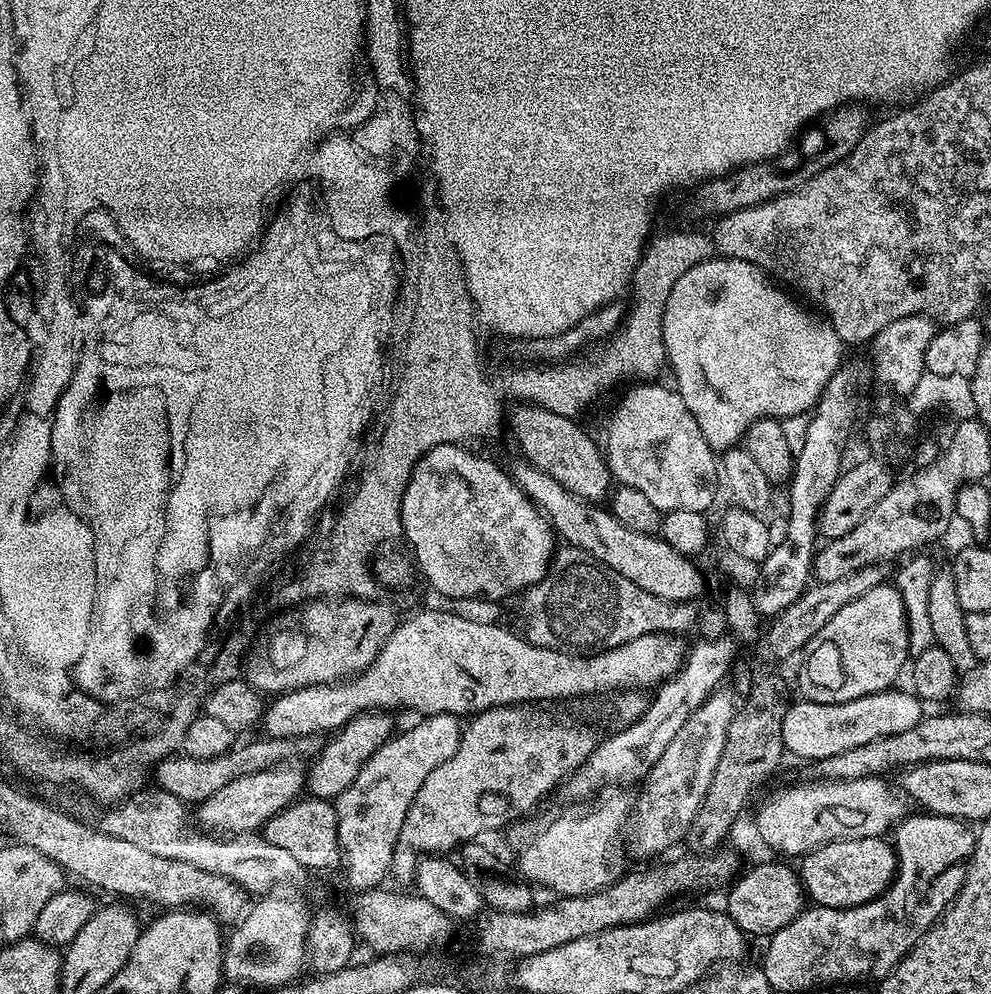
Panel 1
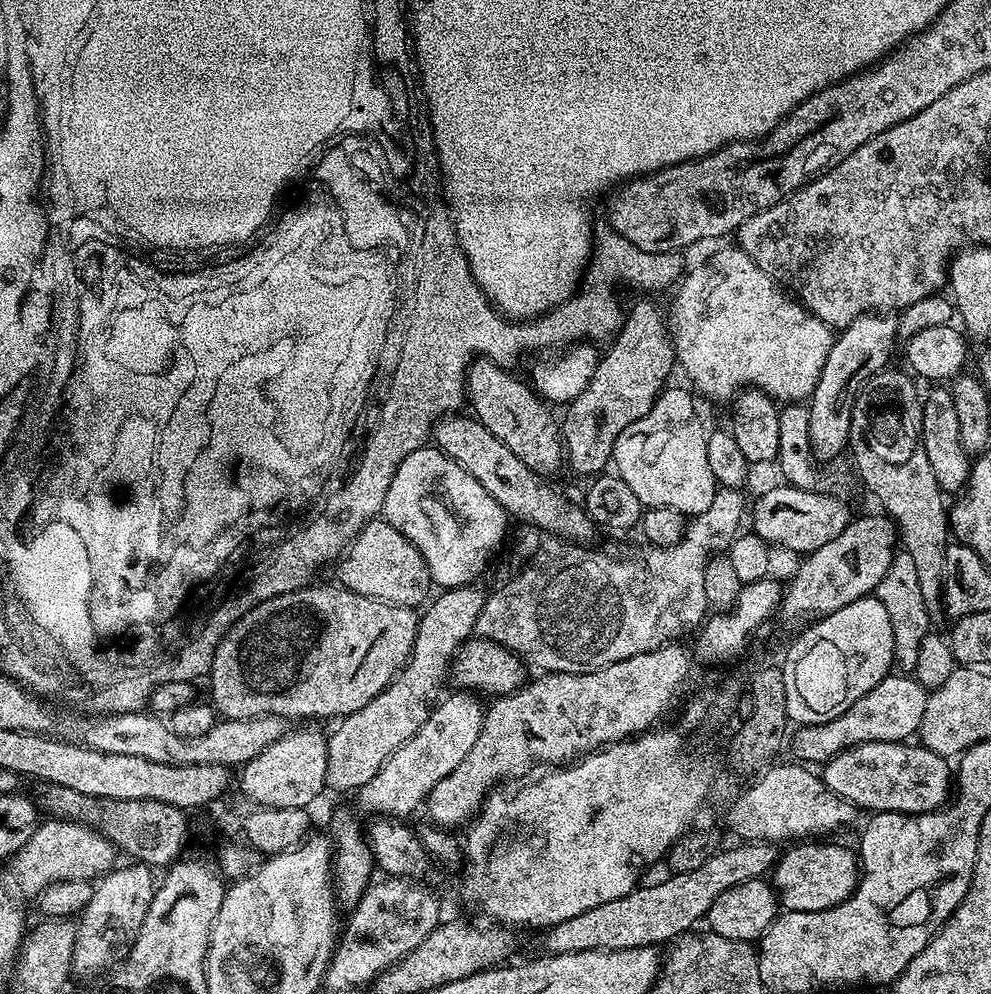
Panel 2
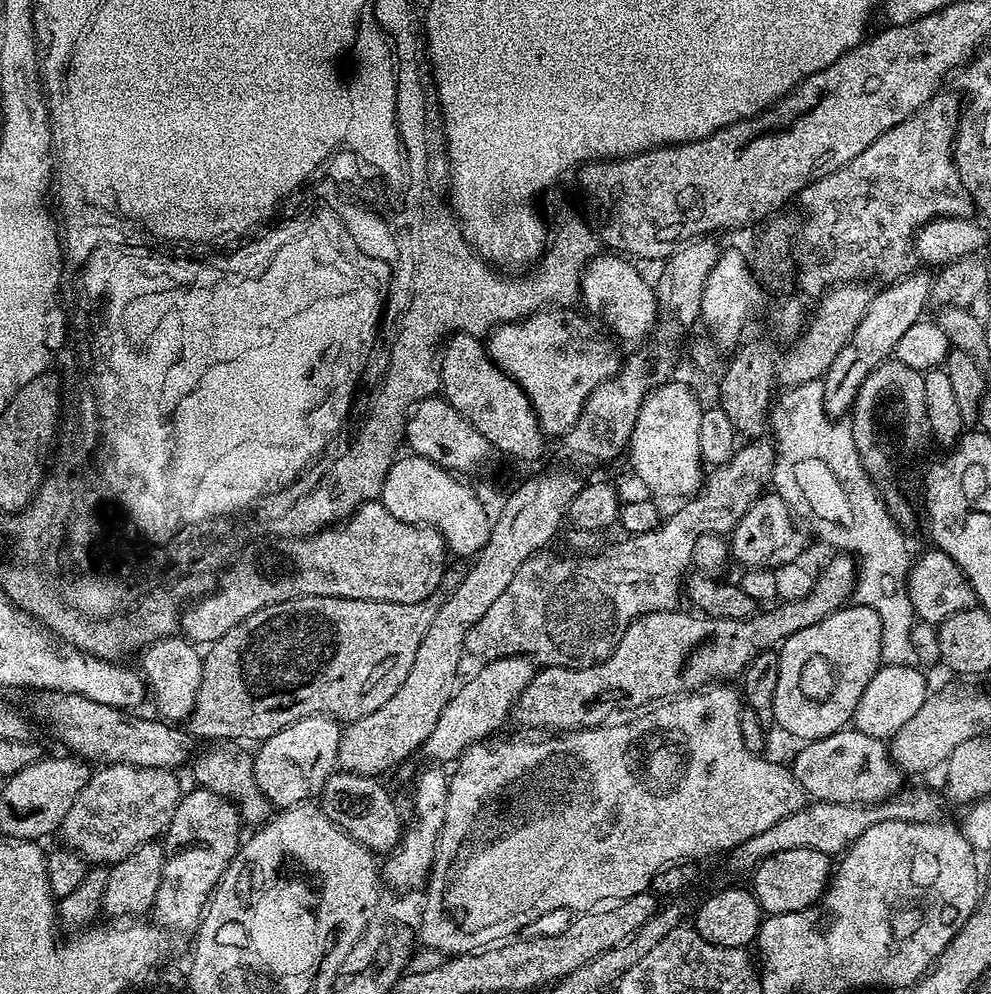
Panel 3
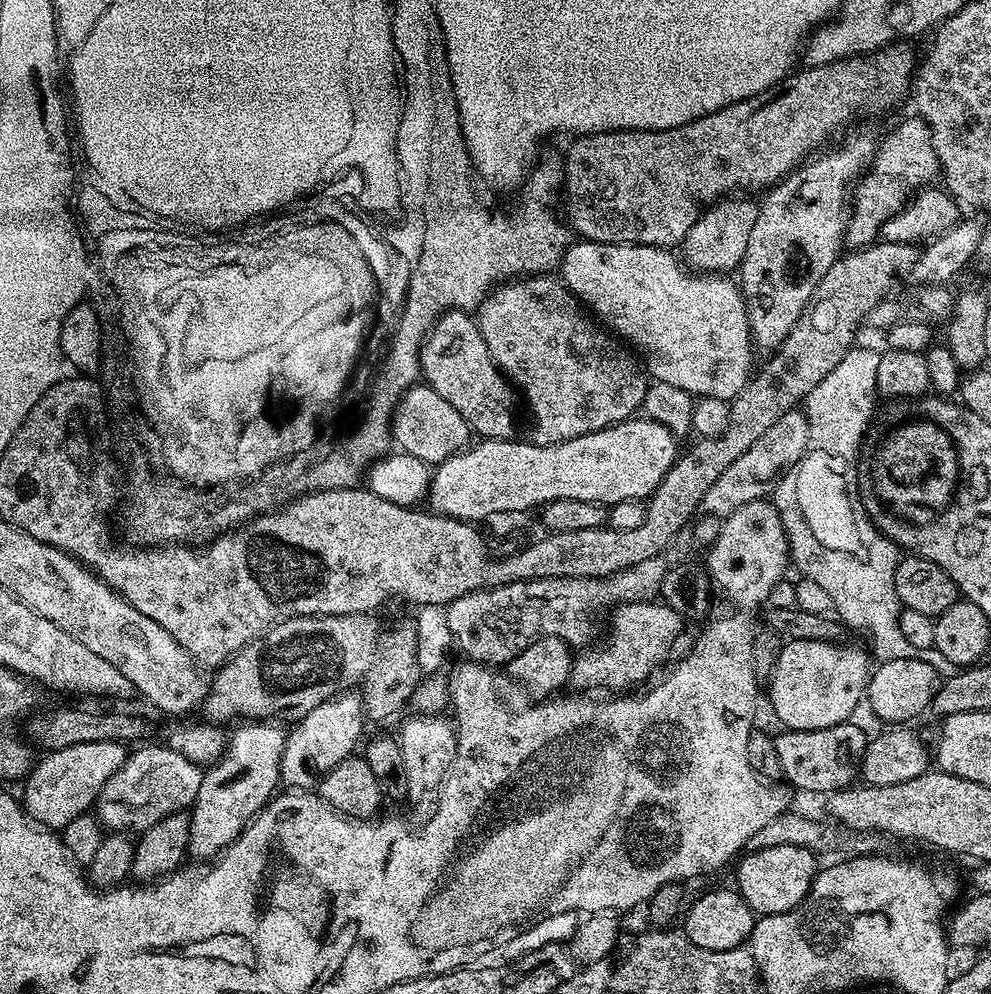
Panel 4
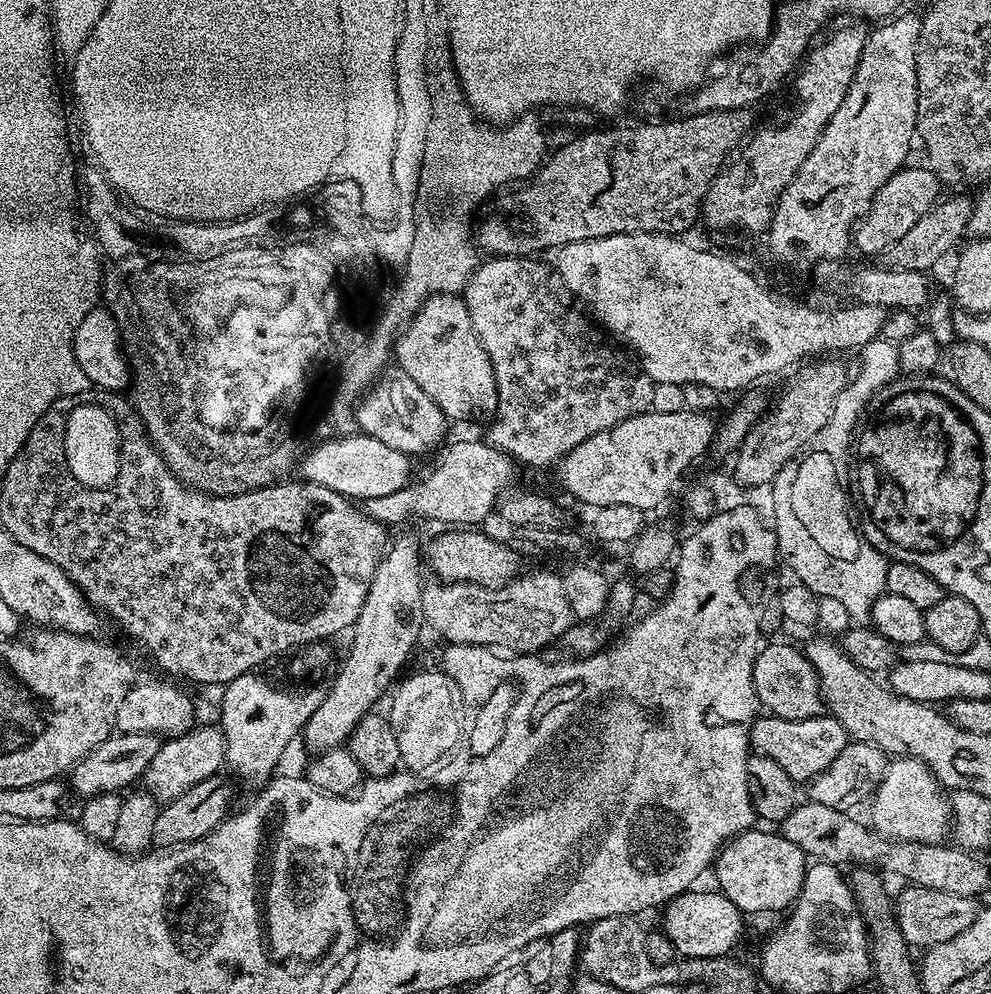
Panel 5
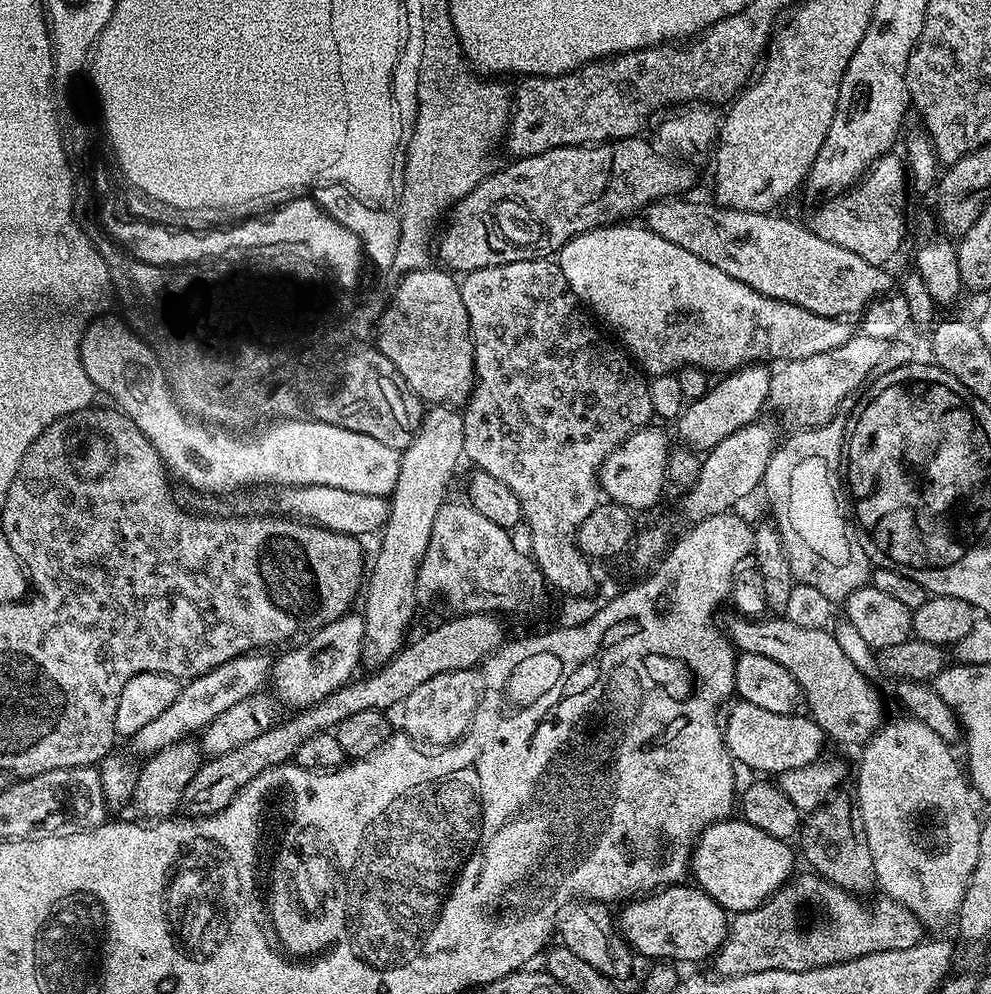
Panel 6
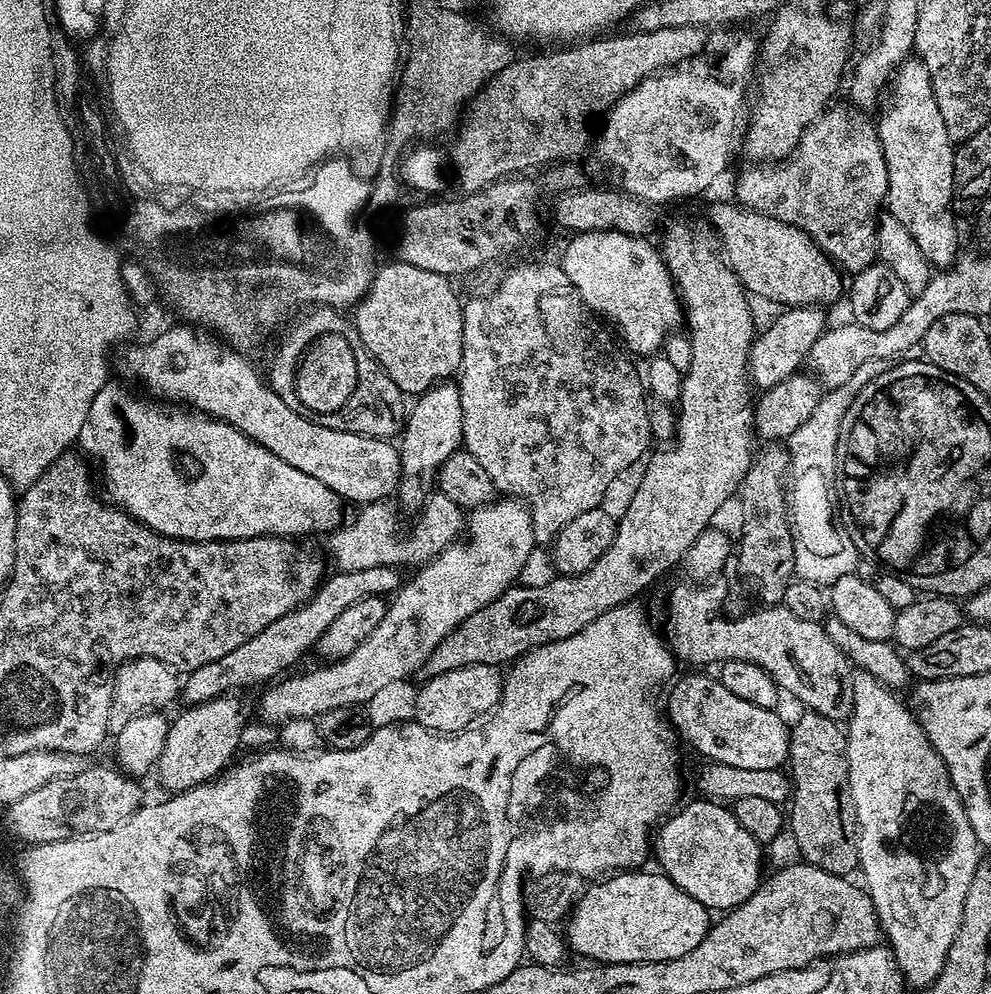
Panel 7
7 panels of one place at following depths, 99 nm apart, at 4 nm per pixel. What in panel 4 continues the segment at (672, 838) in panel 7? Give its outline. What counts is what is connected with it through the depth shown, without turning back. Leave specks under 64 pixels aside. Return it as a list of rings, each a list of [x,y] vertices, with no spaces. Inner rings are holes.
[[[770,846],[766,850],[750,852],[739,857],[735,887],[740,897],[760,916],[773,916],[788,912],[803,902],[812,889],[818,871],[817,853],[802,846]]]

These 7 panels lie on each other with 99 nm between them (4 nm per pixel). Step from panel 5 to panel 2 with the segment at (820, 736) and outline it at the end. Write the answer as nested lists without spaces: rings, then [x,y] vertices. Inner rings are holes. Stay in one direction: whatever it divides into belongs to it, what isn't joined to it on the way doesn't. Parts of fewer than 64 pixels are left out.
[[[866,742],[855,744],[842,750],[823,765],[824,785],[843,800],[856,805],[857,809],[869,808],[869,813],[906,812],[910,816],[919,816],[921,812],[936,812],[949,803],[954,792],[954,768],[945,757],[934,754],[919,742]]]

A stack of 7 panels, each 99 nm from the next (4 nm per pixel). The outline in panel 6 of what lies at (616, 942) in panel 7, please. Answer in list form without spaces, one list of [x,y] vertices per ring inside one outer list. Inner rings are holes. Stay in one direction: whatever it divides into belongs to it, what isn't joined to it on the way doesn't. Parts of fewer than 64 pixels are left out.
[[[681,882],[651,894],[633,898],[618,912],[618,932],[633,953],[649,956],[649,961],[679,962],[715,957],[728,933],[729,913],[714,898],[695,886]]]

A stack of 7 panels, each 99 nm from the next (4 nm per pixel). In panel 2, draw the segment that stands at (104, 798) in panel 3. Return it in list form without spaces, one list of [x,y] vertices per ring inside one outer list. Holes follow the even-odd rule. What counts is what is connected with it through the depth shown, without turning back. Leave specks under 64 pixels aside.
[[[48,818],[37,828],[36,833],[11,857],[12,876],[16,884],[32,898],[39,897],[41,890],[54,882],[82,878],[95,881],[117,863],[118,849],[100,831],[79,820]]]

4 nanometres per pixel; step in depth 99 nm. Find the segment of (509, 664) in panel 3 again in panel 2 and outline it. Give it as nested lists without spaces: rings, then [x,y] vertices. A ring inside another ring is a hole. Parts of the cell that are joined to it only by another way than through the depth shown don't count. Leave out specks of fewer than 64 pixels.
[[[456,690],[453,696],[446,696],[433,707],[418,732],[383,763],[370,782],[357,791],[356,796],[364,811],[395,818],[413,815],[414,810],[427,801],[430,790],[434,790],[434,786],[438,786],[438,782],[442,782],[442,778],[446,778],[446,774],[450,774],[450,770],[458,767],[462,758],[470,754],[482,730],[485,705],[480,705],[479,695],[468,690]]]

